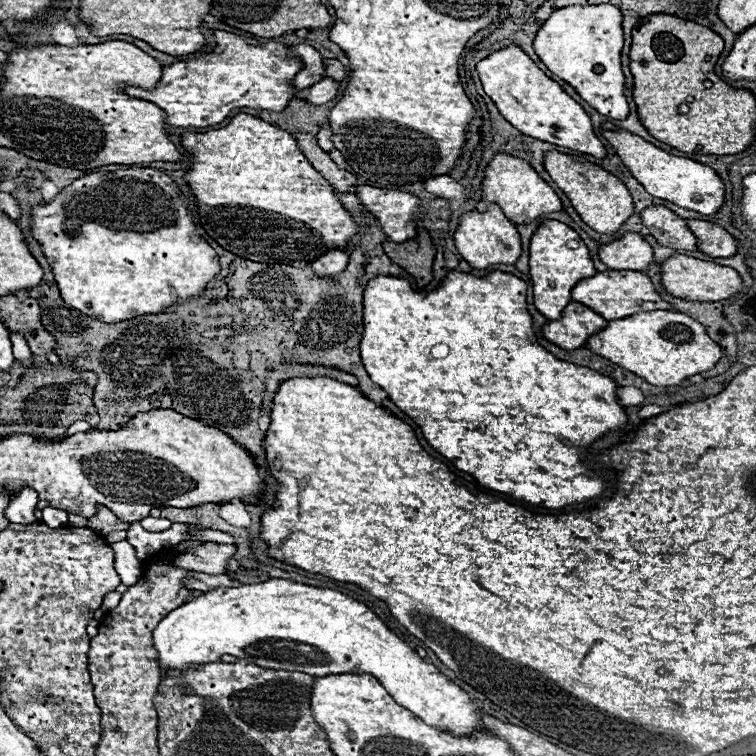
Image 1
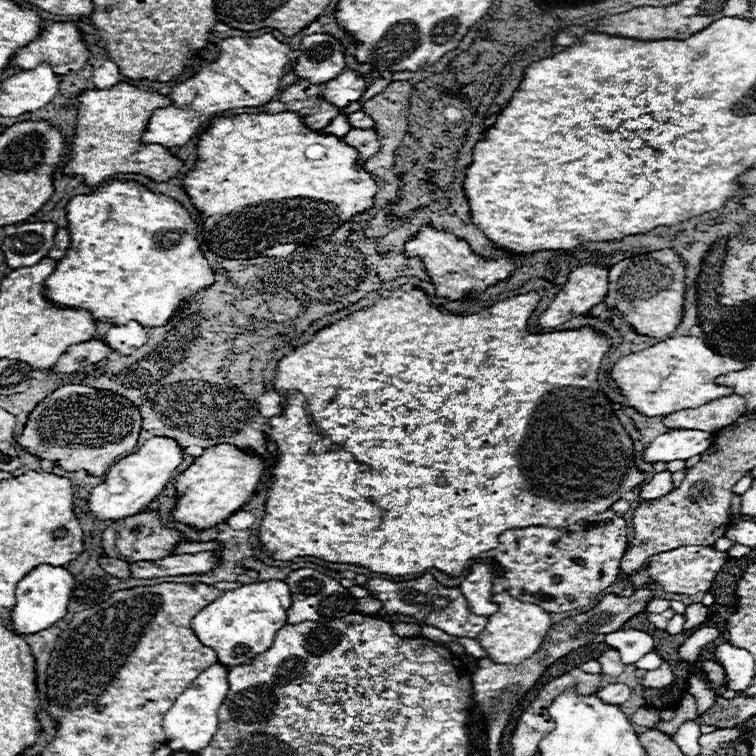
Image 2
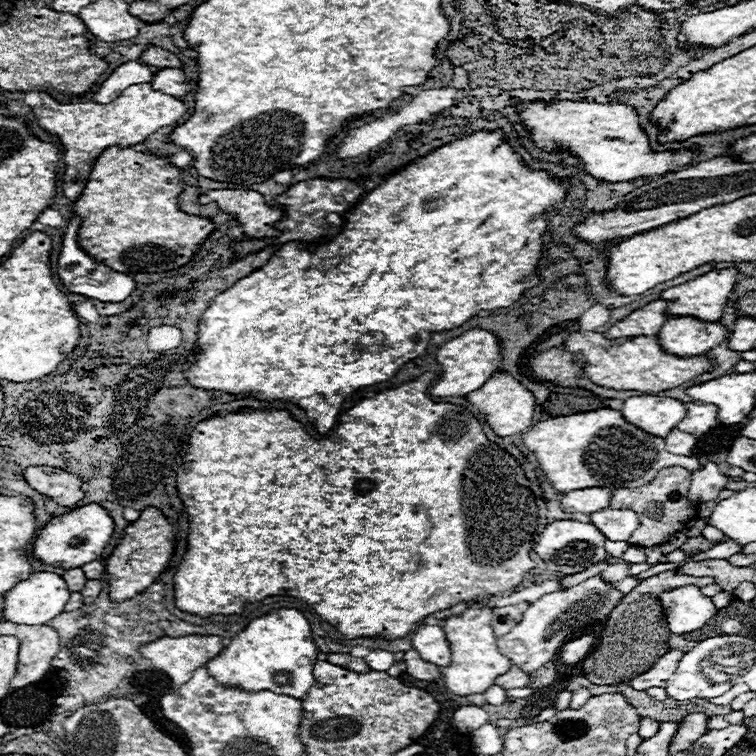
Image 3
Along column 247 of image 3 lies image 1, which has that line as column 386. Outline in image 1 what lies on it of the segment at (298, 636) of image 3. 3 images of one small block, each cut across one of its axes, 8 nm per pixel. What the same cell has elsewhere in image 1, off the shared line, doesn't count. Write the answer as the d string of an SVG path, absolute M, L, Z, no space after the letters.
M274 578L262 584L218 588L168 612L158 622L156 630L152 632L152 638L154 648L158 652L156 662L162 672L200 668L208 662L218 662L224 654L252 662L260 668L294 670L310 676L328 676L330 672L370 672L400 706L422 718L426 724L460 736L470 736L476 730L484 730L480 720L480 708L460 686L448 680L436 666L426 664L404 640L390 632L386 624L368 606L336 590Z

